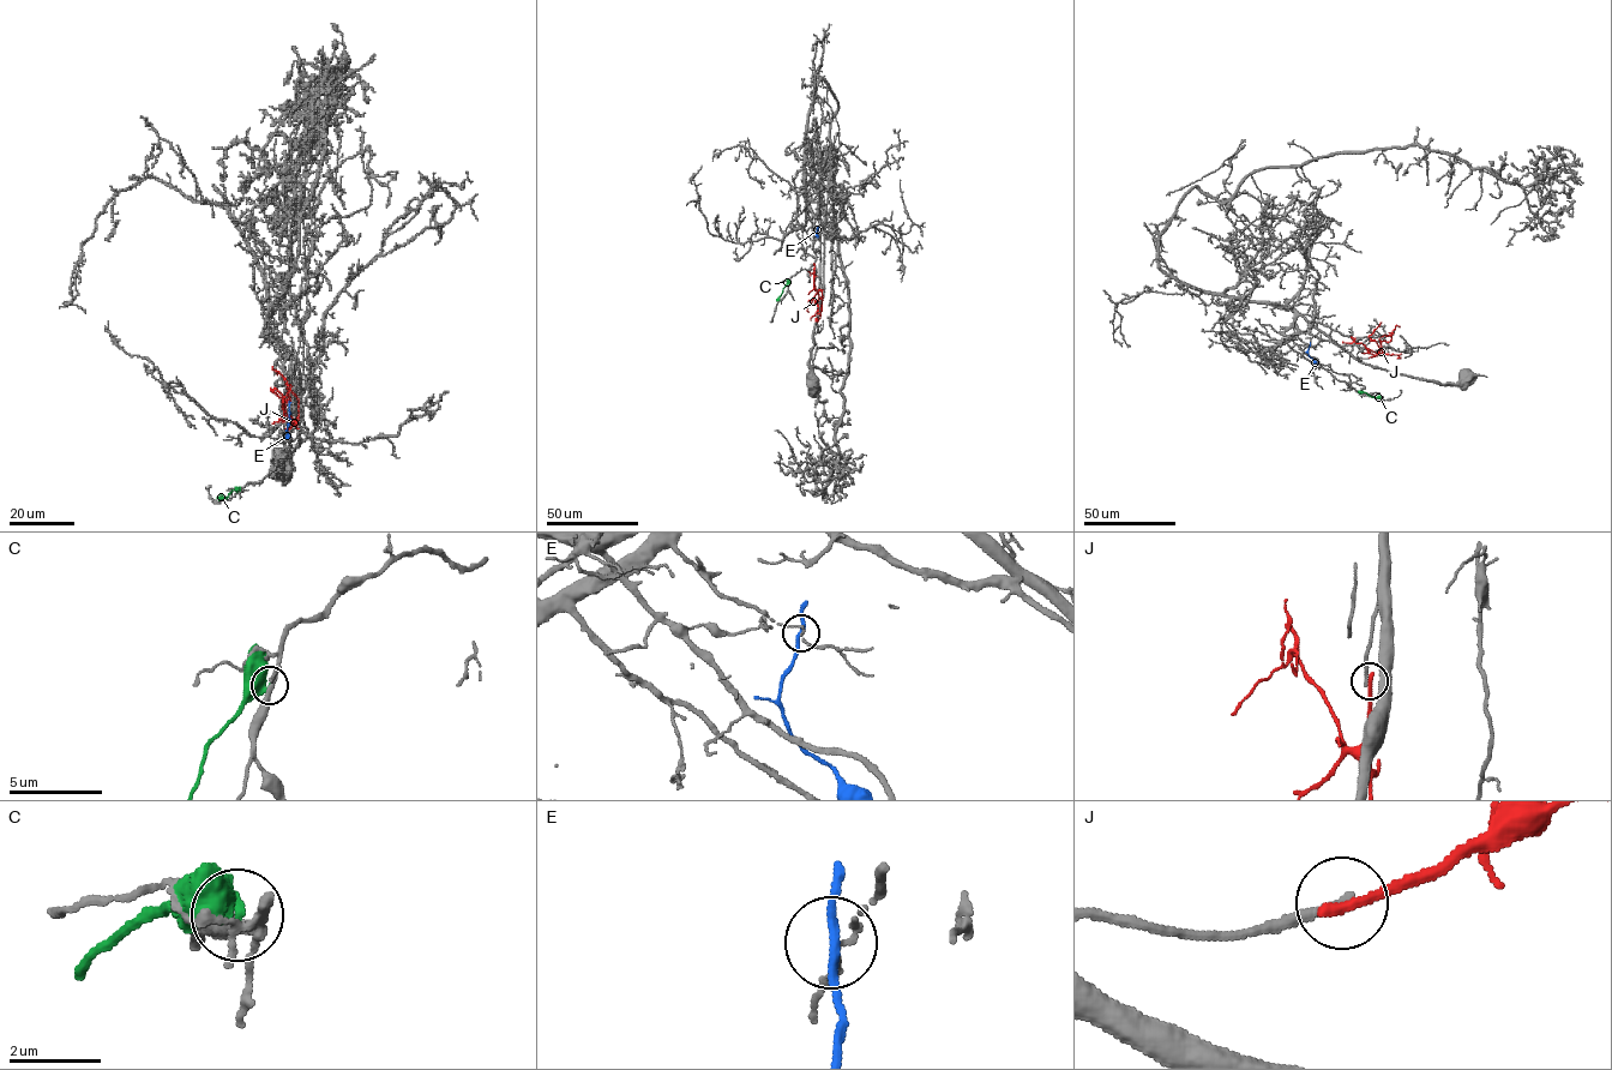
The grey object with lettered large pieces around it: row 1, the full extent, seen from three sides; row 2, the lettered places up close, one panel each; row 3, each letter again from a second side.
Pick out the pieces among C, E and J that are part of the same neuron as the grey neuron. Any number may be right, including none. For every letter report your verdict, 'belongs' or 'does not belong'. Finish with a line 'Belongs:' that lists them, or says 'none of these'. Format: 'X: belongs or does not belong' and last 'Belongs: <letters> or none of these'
C: does not belong
E: does not belong
J: does not belong
Belongs: none of these

